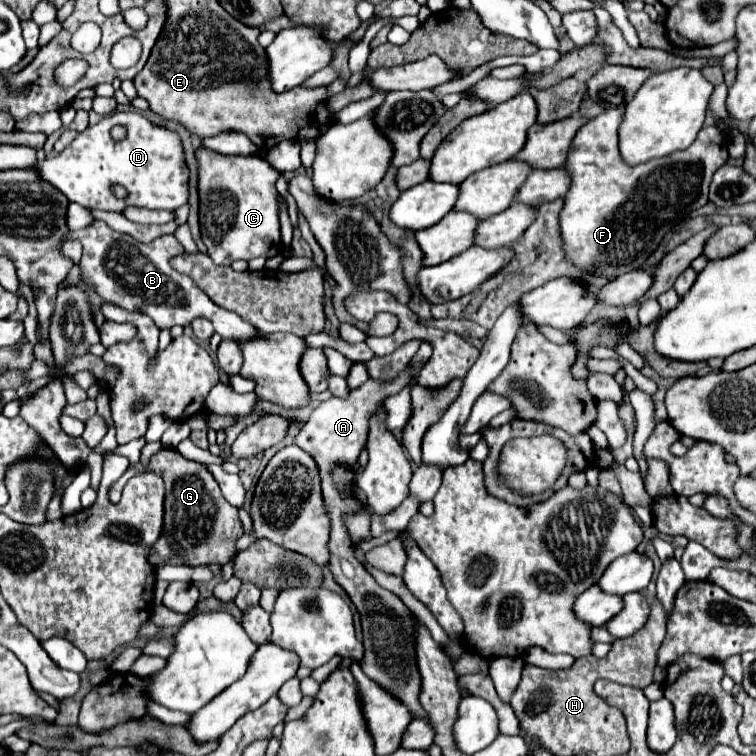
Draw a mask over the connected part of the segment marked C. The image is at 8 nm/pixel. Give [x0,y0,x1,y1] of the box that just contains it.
[197,149,283,265]

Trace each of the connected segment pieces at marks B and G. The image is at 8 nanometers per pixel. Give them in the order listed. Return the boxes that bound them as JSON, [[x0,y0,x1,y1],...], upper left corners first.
[[61,219,259,339],[149,449,243,565]]

